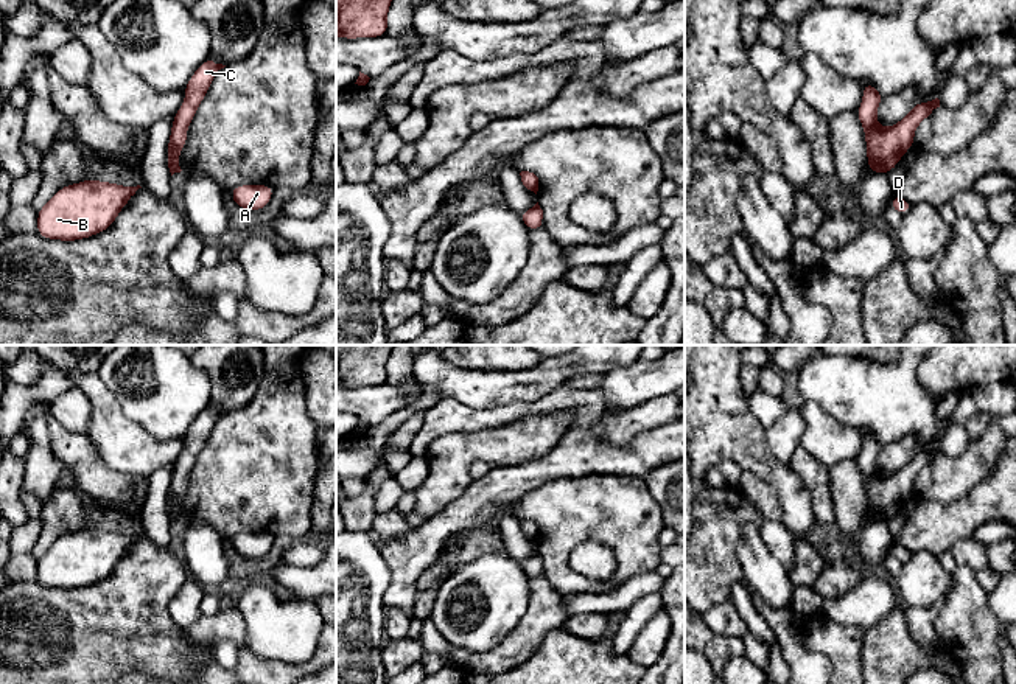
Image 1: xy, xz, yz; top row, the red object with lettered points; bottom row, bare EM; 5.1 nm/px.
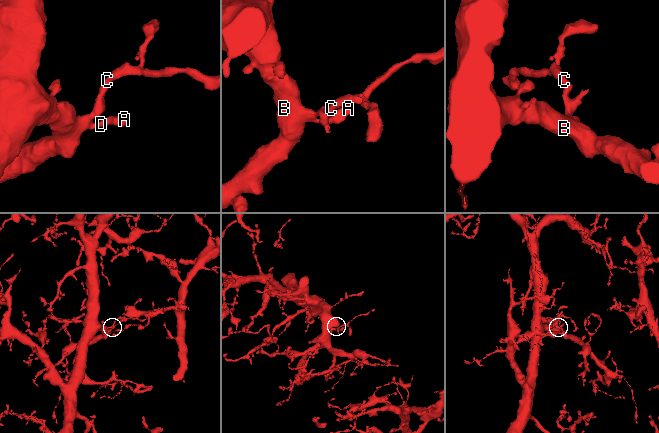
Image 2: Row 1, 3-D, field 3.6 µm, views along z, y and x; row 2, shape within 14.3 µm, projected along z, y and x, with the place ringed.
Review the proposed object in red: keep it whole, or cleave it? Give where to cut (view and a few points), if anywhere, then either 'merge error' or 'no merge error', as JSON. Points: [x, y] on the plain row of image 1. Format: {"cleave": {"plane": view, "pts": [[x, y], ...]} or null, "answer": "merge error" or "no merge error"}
{"cleave": null, "answer": "no merge error"}

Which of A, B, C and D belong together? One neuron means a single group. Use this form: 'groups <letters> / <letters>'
groups A B C D

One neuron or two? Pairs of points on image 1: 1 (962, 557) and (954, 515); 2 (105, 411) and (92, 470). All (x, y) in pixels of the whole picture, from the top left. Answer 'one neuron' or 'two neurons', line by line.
1: two neurons
2: two neurons

